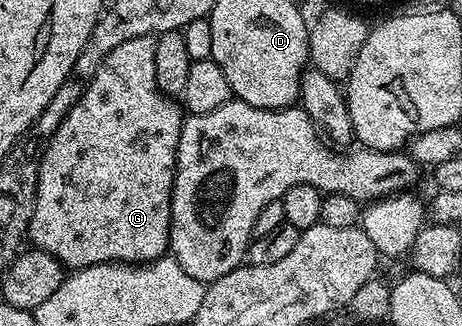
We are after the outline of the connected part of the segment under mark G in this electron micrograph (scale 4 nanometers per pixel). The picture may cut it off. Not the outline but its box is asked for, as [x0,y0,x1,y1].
[29,35,185,270]

